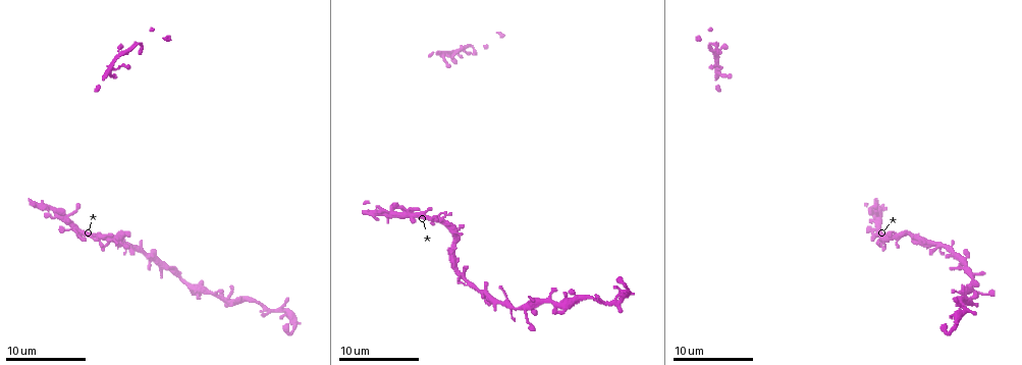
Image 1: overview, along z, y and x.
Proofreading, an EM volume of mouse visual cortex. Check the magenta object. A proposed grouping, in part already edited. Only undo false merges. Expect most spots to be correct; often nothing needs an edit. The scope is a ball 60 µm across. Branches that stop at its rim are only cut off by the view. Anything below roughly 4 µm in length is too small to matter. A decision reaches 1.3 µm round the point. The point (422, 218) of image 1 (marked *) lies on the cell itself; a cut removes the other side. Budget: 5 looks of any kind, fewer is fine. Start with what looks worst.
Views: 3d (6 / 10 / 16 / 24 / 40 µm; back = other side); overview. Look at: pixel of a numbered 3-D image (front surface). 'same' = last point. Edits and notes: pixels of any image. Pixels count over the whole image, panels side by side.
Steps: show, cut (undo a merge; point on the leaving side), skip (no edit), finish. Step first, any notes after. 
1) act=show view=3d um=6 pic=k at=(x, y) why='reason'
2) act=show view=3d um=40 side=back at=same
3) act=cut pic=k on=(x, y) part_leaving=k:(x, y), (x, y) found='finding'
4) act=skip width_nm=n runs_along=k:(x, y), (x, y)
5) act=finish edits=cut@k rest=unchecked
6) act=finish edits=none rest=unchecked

act=show view=3d um=6 pic=1 at=(63, 216) why='arms part here'

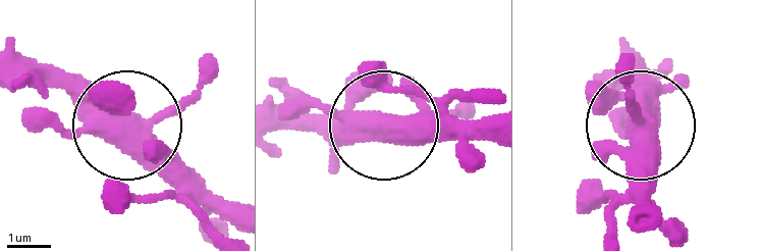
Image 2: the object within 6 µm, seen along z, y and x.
act=skip runs_along=2:(486, 140), (278, 126) found='one cell here'

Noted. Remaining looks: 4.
act=show view=3d um=10 pic=1 at=(225, 299) why='sudden change in width'

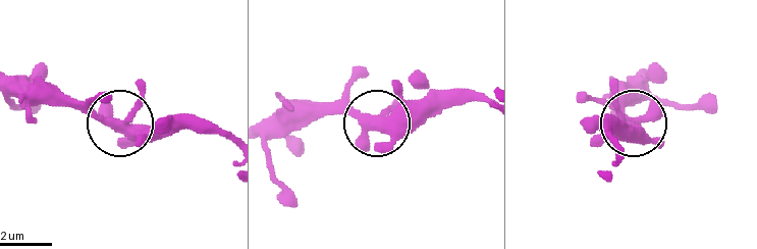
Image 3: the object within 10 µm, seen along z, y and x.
act=skip found='one cell here'

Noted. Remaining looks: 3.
act=show view=3d um=10 pic=1 at=(603, 302) why='four-way junction'

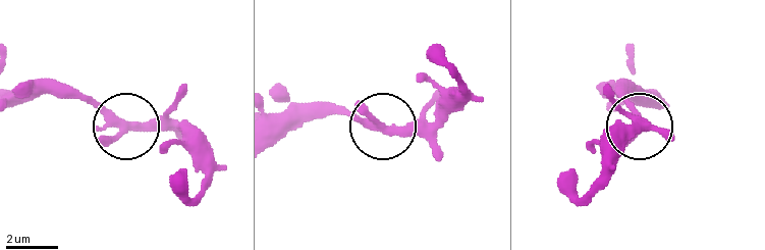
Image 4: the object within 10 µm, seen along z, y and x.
act=skip found='continuous, no second cell'

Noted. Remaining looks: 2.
act=finish edits=none rest=unchecked

